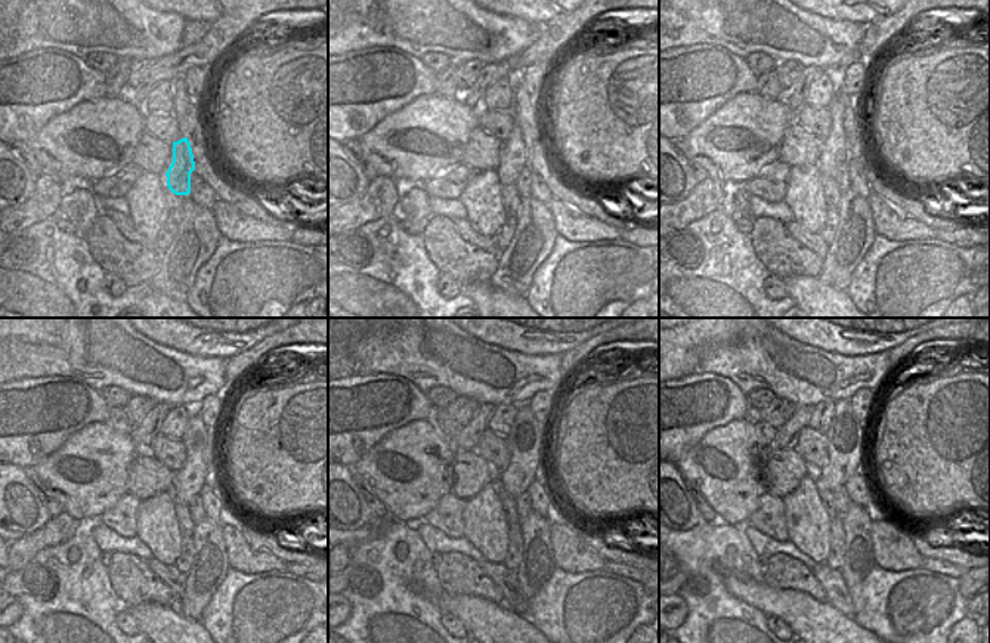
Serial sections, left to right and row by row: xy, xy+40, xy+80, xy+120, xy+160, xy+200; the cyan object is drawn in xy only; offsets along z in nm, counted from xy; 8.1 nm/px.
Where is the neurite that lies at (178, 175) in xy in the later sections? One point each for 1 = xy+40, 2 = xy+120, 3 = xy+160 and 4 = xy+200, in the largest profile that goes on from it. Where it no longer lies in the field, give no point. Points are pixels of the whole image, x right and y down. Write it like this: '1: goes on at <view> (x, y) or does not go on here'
1: goes on at xy+40 (513, 154)
2: goes on at xy+120 (188, 481)
3: goes on at xy+160 (526, 439)
4: goes on at xy+200 (859, 441)

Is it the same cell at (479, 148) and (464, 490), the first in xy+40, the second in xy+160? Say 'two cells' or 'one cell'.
one cell

